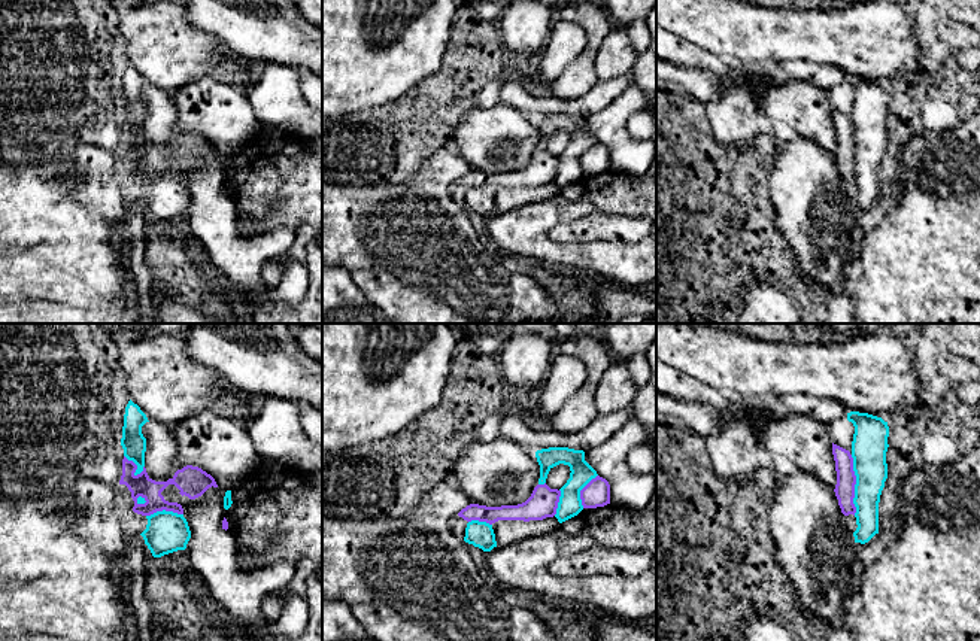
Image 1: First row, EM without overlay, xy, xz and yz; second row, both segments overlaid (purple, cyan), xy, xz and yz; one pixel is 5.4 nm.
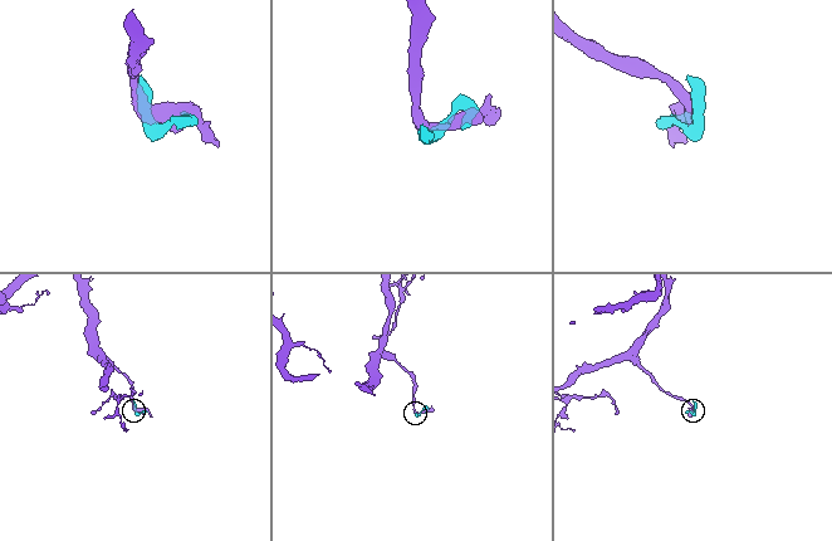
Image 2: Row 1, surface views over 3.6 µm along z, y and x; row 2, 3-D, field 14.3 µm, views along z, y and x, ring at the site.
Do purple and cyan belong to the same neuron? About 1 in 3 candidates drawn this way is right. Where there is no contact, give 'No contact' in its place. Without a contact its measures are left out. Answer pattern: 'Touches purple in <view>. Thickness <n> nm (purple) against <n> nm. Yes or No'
Touches purple in yz. Thickness 110 nm (purple) against 190 nm. No

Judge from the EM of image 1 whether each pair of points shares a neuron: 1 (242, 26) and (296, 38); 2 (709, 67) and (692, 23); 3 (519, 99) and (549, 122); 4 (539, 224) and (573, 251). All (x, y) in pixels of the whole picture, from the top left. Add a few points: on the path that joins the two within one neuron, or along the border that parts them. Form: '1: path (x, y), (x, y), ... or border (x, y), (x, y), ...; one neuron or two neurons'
1: path (255, 26), (267, 26), (282, 35); one neuron
2: border (671, 33), (736, 61); two neurons
3: path (527, 103), (542, 115); one neuron
4: path (539, 236), (554, 251), (561, 251); one neuron

